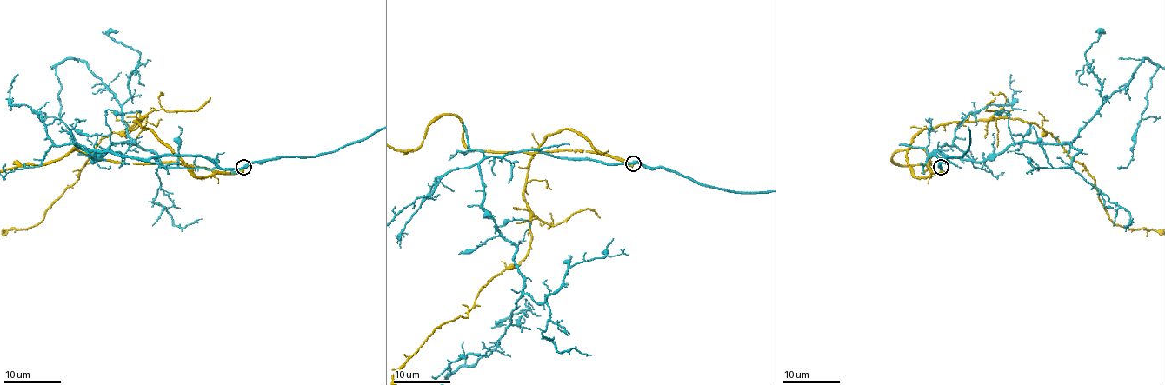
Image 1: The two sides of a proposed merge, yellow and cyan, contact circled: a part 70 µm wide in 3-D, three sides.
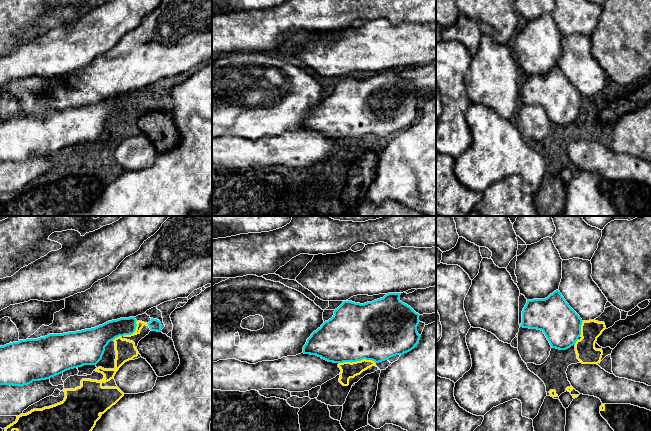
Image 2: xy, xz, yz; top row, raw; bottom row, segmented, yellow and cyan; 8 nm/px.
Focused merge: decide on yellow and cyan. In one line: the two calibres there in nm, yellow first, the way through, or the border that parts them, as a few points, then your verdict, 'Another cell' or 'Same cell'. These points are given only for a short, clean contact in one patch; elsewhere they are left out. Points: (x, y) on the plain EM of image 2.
Thickness 130 nm (yellow) against 460 nm. Boundary: xz (375, 138), (369, 135), (361, 135), (339, 139). Another cell

